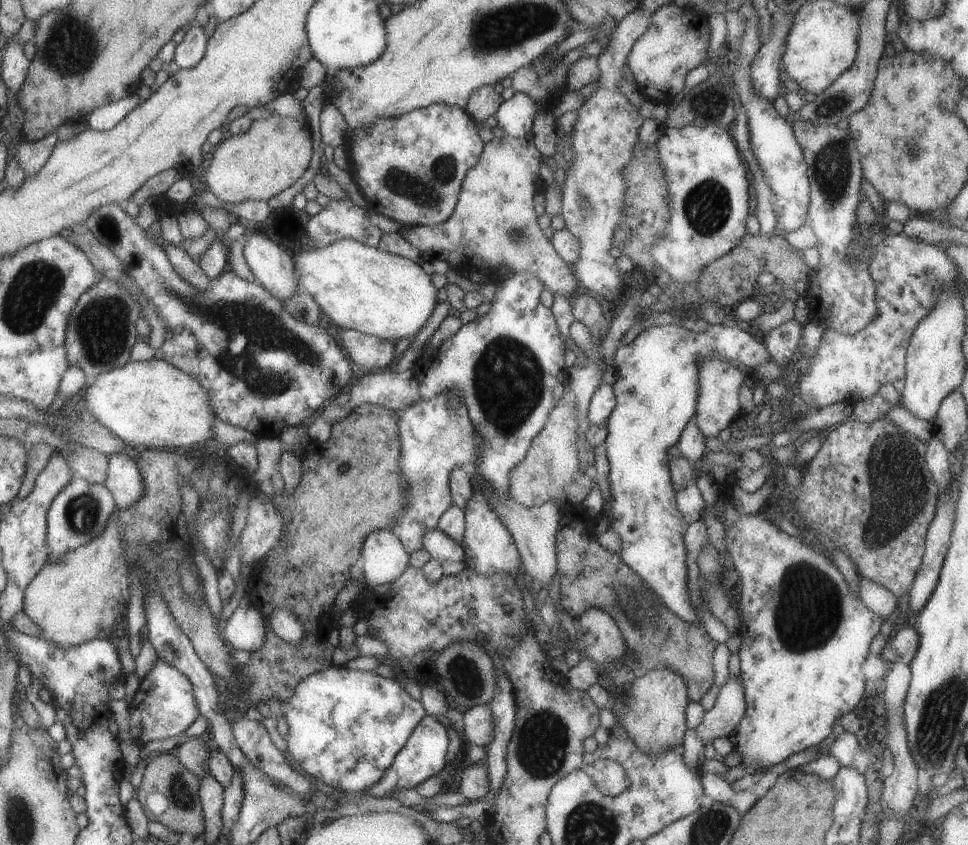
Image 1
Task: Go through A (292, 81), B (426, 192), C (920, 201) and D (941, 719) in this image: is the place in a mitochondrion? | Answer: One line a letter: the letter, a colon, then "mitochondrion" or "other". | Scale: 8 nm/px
A: other
B: mitochondrion
C: other
D: mitochondrion

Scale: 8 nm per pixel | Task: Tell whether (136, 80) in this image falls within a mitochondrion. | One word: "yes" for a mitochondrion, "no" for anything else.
no

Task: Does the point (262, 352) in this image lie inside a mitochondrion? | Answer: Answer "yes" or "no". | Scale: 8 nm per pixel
yes

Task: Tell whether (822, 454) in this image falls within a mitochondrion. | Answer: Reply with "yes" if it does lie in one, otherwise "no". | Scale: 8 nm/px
no

